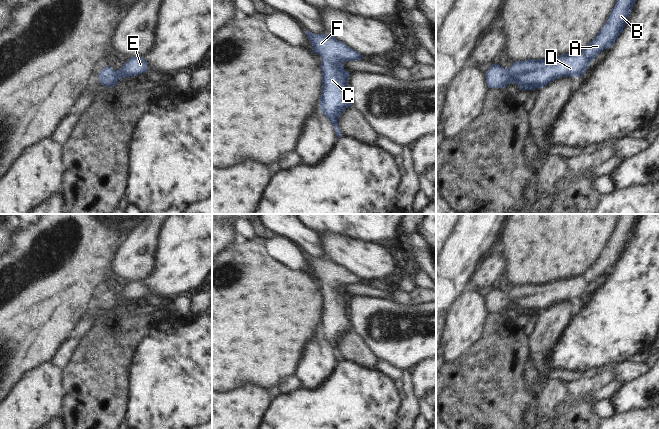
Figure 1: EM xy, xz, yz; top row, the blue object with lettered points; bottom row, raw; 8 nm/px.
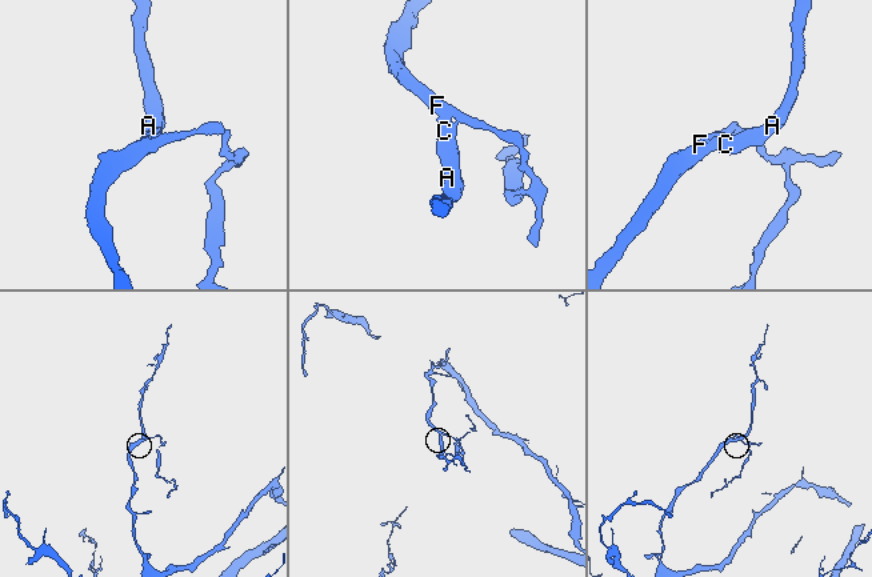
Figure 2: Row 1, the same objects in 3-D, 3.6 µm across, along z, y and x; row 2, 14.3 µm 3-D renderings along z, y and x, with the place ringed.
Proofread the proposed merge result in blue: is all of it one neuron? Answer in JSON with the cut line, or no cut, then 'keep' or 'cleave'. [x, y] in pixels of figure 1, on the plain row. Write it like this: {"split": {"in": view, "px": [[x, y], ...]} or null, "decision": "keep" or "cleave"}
{"split": null, "decision": "keep"}

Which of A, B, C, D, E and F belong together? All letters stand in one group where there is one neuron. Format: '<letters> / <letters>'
A B C D E F

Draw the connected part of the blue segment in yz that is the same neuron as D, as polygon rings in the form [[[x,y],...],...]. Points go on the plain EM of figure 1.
[[[620,214],[607,245],[584,273],[547,283],[515,285],[507,293],[492,288],[486,296],[487,311],[505,312],[515,307],[522,314],[533,314],[563,300],[582,300],[590,286],[604,273],[609,273],[623,255],[636,225],[635,218],[636,214]]]

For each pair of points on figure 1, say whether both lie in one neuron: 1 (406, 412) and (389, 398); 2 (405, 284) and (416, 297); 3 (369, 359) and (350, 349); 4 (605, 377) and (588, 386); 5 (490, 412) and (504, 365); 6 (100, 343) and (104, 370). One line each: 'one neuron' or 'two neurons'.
1: two neurons
2: two neurons
3: one neuron
4: one neuron
5: one neuron
6: one neuron

